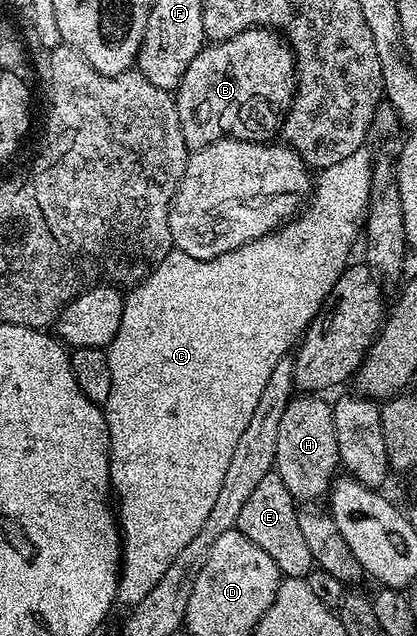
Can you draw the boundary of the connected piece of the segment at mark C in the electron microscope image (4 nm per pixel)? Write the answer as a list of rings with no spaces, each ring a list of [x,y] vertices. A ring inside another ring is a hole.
[[[368,148],[346,156],[346,160],[338,160],[338,164],[330,164],[330,168],[319,171],[315,175],[314,185],[306,205],[291,220],[283,223],[280,229],[273,230],[249,242],[244,242],[225,254],[213,258],[195,258],[178,249],[171,249],[161,262],[141,282],[135,283],[127,291],[122,308],[122,324],[118,324],[118,332],[112,343],[106,347],[110,360],[110,396],[102,403],[102,409],[108,419],[108,476],[114,498],[120,501],[118,506],[118,529],[122,535],[122,565],[120,567],[120,583],[116,589],[116,602],[125,608],[137,606],[162,580],[166,568],[174,564],[174,556],[194,540],[198,534],[200,522],[210,516],[210,508],[214,508],[214,500],[222,489],[222,480],[226,477],[226,468],[234,457],[234,448],[238,444],[238,436],[250,424],[250,415],[258,405],[258,400],[270,380],[270,372],[299,343],[305,328],[320,310],[321,304],[328,298],[334,288],[338,276],[345,266],[349,265],[348,253],[356,242],[356,229],[361,229],[361,218],[365,215],[372,193],[372,171],[374,157]]]

